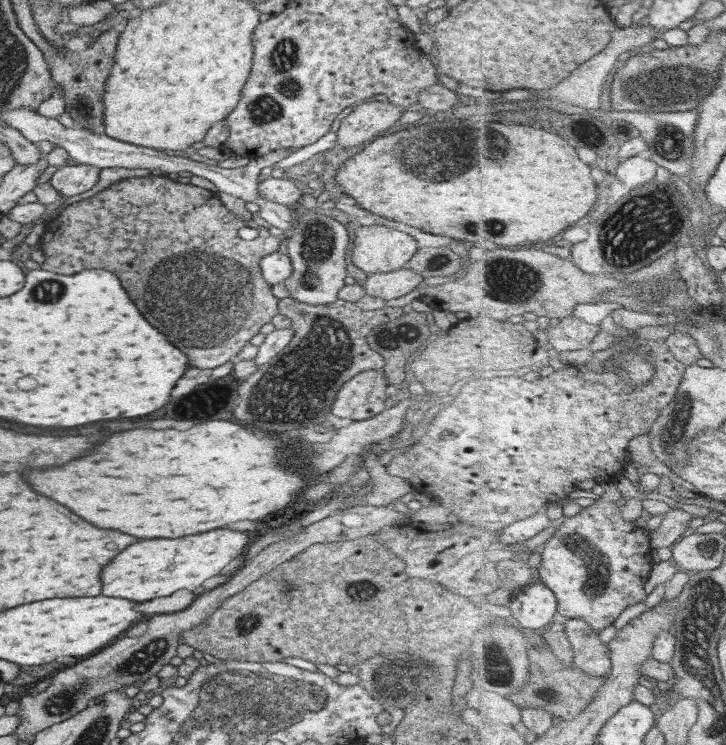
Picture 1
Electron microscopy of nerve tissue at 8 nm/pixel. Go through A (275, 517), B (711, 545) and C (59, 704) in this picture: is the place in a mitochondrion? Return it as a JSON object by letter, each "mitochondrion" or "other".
{"A":"other","B":"other","C":"mitochondrion"}

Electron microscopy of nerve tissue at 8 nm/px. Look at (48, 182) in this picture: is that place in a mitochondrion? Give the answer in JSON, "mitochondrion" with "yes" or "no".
{"mitochondrion":"no"}

